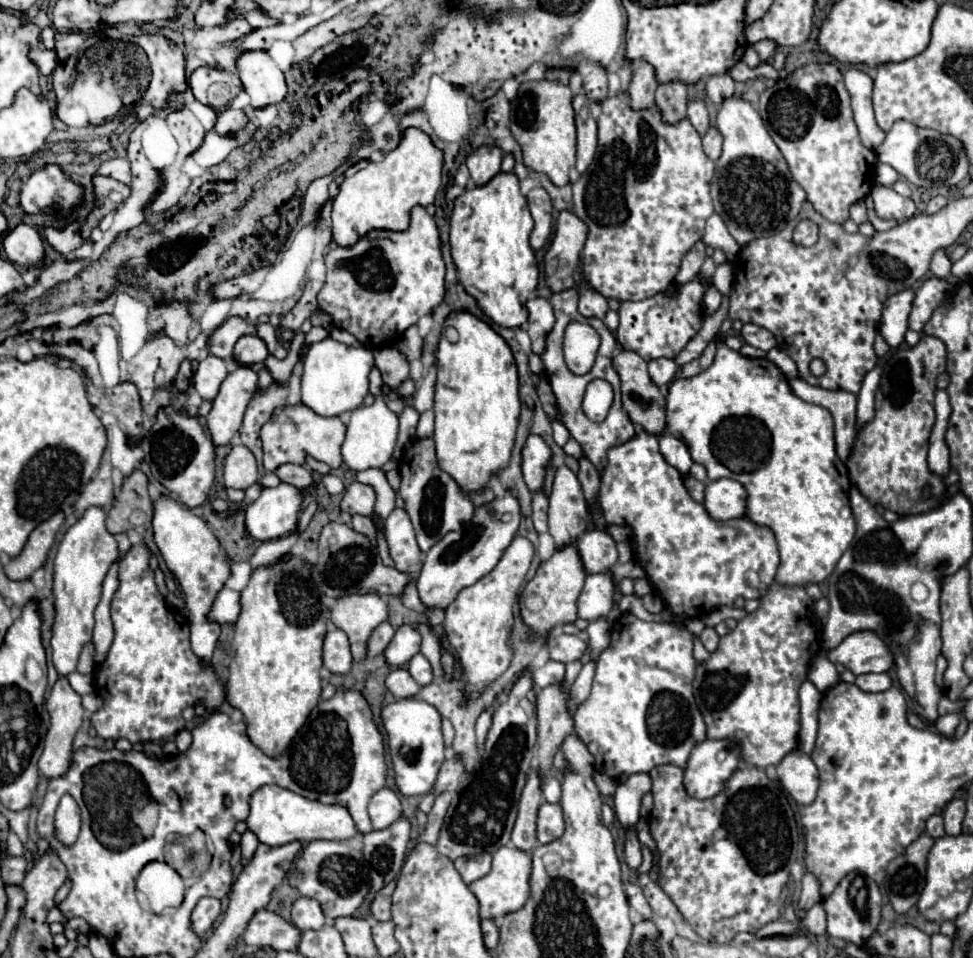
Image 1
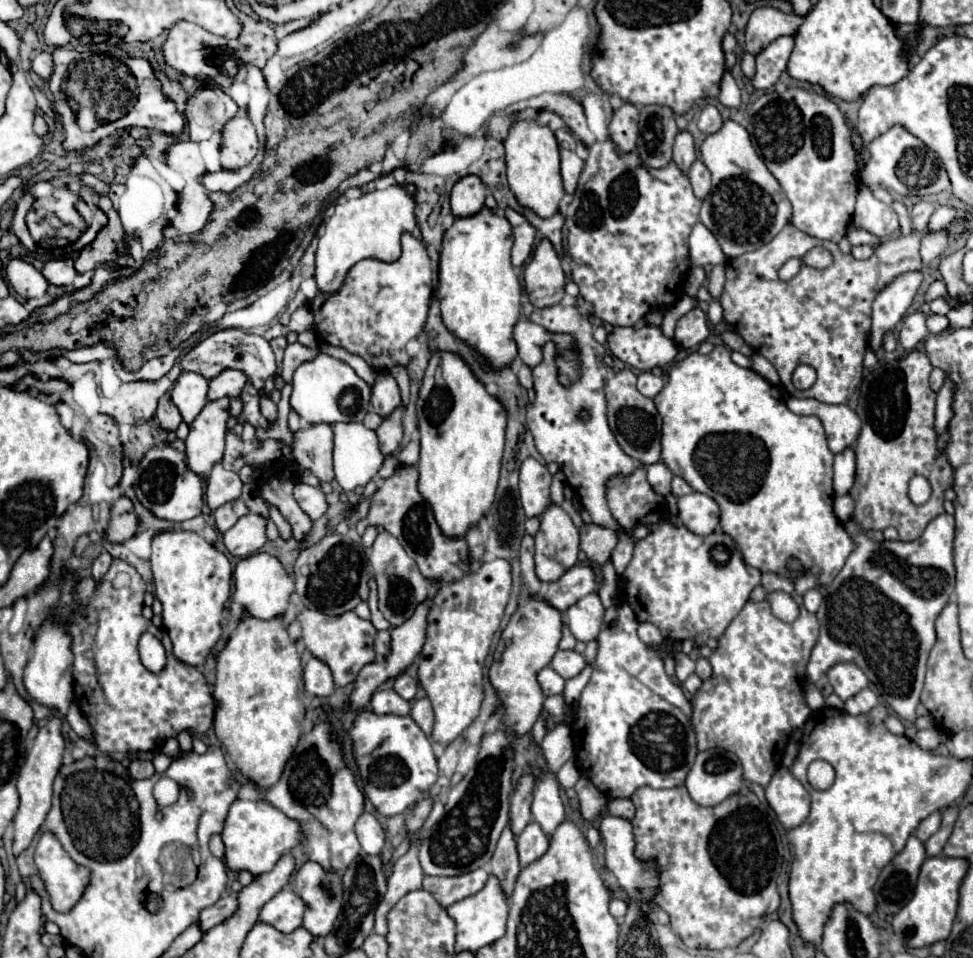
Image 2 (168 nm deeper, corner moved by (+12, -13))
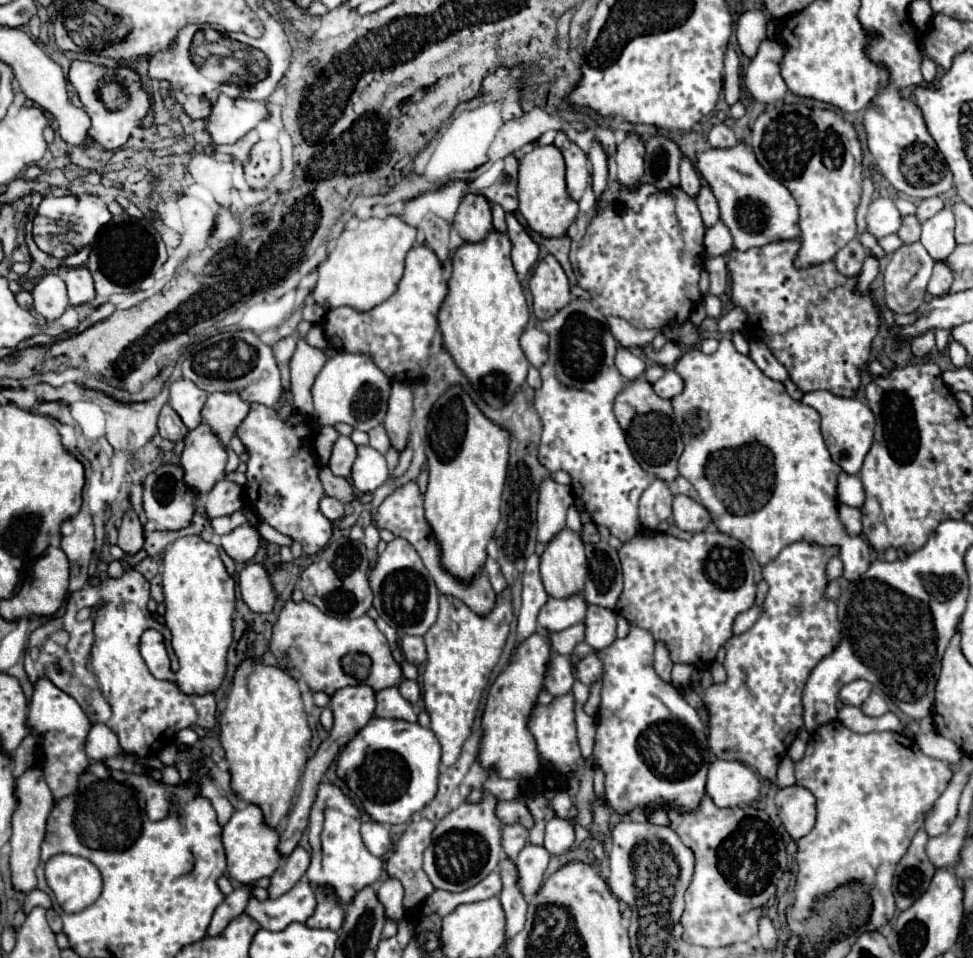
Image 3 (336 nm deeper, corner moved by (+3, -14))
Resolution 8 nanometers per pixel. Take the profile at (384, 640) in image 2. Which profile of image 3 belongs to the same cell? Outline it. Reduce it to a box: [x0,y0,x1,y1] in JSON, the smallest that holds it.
[401,635,427,665]

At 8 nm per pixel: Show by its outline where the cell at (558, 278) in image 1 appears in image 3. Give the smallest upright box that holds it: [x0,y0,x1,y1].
[529,255,571,319]

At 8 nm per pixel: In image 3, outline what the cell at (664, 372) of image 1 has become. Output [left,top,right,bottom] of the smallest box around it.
[653,369,685,399]

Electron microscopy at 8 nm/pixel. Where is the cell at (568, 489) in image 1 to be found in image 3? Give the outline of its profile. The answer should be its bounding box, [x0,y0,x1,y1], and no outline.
[541,529,587,597]

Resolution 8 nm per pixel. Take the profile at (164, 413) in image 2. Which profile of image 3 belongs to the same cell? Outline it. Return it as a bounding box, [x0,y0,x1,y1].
[159,403,189,441]

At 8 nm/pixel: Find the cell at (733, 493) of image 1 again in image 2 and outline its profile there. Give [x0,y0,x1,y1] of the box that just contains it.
[678,492,720,536]

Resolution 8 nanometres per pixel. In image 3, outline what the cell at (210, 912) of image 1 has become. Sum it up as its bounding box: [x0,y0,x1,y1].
[245,881,315,931]

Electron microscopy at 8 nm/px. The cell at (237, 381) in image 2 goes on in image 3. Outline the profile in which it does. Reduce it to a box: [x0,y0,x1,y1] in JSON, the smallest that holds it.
[203,391,249,445]

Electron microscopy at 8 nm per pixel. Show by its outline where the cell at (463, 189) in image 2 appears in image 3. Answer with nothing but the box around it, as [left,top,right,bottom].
[453,193,491,241]

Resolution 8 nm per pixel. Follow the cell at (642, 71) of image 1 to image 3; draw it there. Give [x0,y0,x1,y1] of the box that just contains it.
[617,131,645,183]

